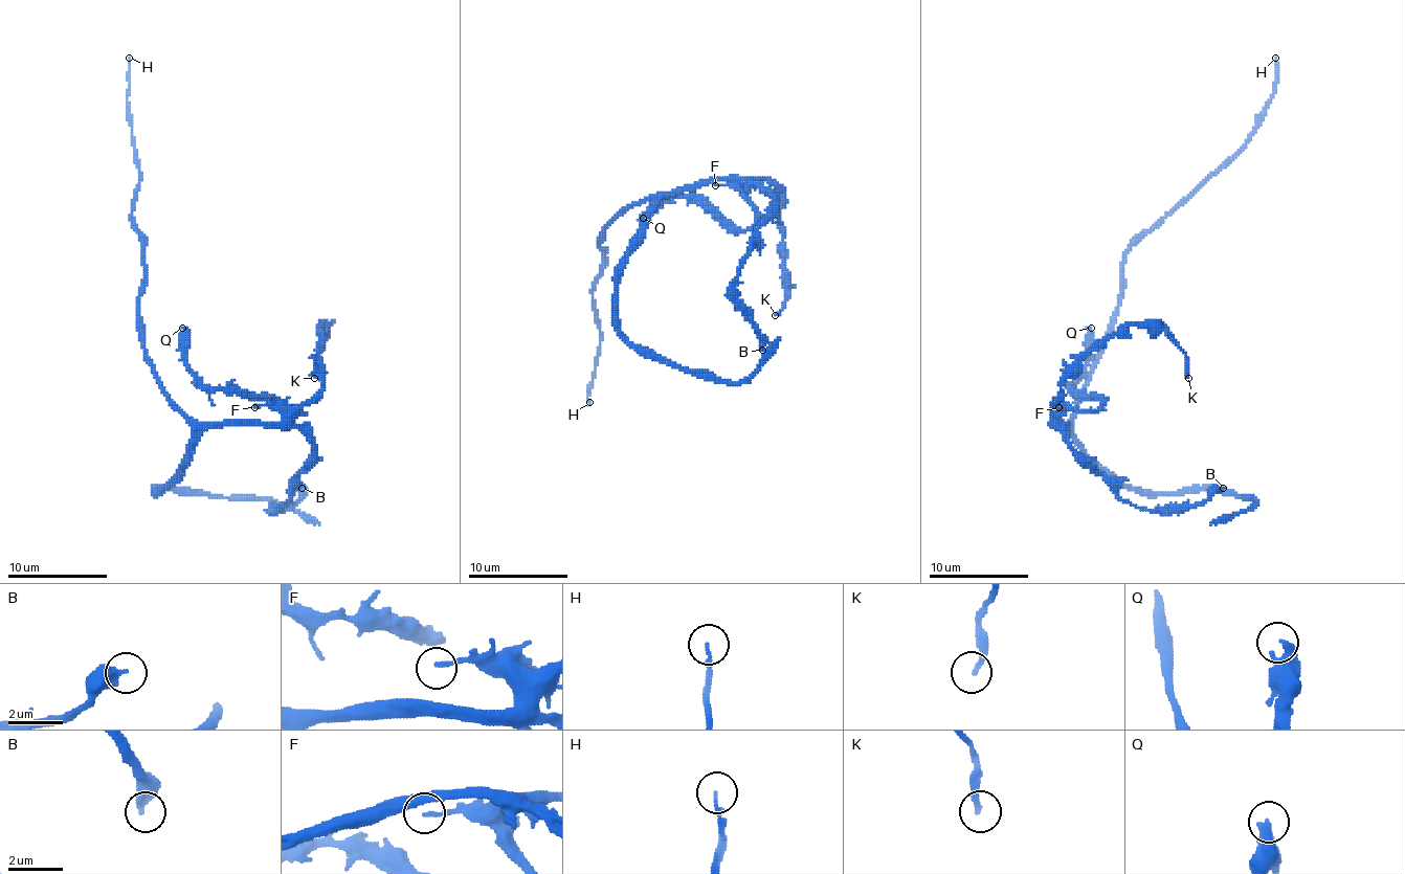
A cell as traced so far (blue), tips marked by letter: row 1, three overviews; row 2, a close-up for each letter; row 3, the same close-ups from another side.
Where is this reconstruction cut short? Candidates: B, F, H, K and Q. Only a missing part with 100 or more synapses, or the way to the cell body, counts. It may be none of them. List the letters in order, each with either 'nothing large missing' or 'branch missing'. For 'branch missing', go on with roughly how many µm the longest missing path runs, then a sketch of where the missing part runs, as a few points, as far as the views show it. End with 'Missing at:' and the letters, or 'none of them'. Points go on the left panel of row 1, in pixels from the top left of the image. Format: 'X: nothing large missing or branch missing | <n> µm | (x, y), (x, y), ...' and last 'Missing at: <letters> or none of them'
B: nothing large missing
F: nothing large missing
H: branch missing | 200 µm
K: nothing large missing
Q: nothing large missing
Missing at: H

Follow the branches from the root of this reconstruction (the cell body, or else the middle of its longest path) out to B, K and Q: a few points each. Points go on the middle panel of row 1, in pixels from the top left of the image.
B: (625, 209), (717, 180), (750, 180), (773, 198), (773, 215), (757, 230), (735, 288), (735, 305), (762, 350)
K: (625, 209), (650, 198), (695, 189), (728, 177), (767, 177), (782, 187), (780, 254), (785, 305), (775, 315)
Q: (625, 209), (650, 198), (740, 177), (755, 213), (750, 227), (730, 230), (699, 205), (667, 198), (643, 218)

